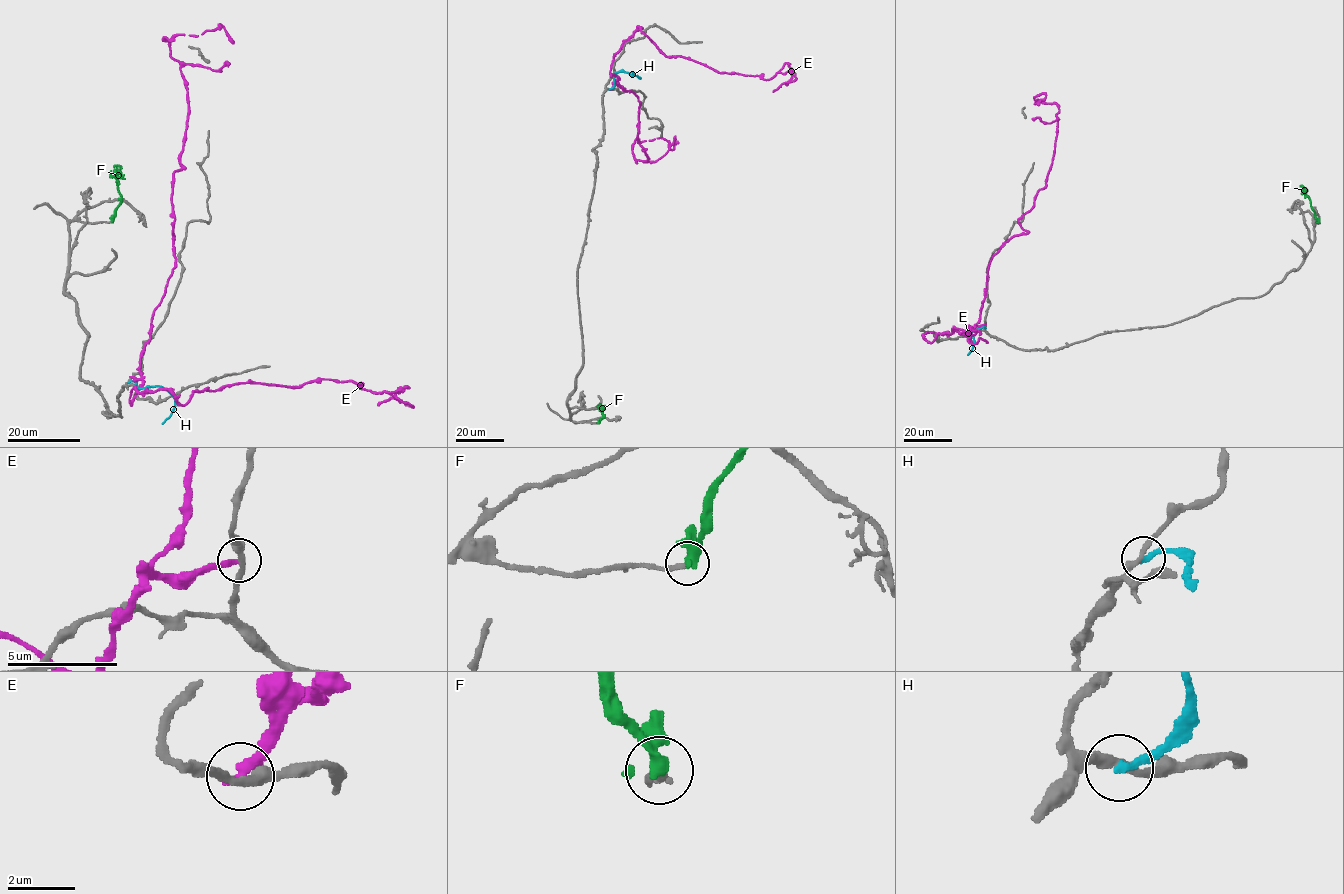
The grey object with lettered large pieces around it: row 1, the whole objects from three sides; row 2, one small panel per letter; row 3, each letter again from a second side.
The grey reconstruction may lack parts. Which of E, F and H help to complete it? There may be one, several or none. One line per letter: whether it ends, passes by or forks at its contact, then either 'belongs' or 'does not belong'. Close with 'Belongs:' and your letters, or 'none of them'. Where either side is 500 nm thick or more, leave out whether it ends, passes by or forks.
E: it ends; does not belong
F: it ends; does not belong
H: it ends; does not belong
Belongs: none of them

